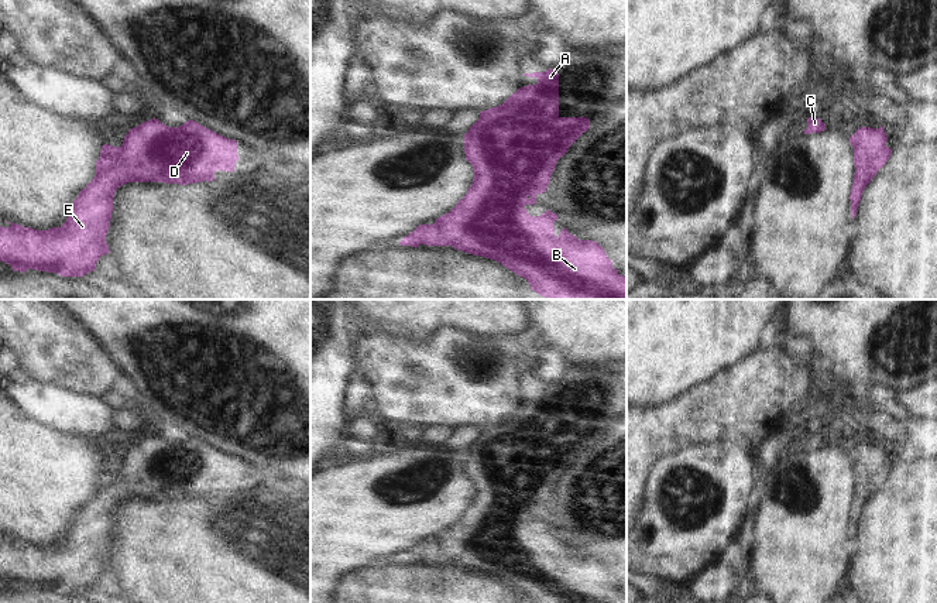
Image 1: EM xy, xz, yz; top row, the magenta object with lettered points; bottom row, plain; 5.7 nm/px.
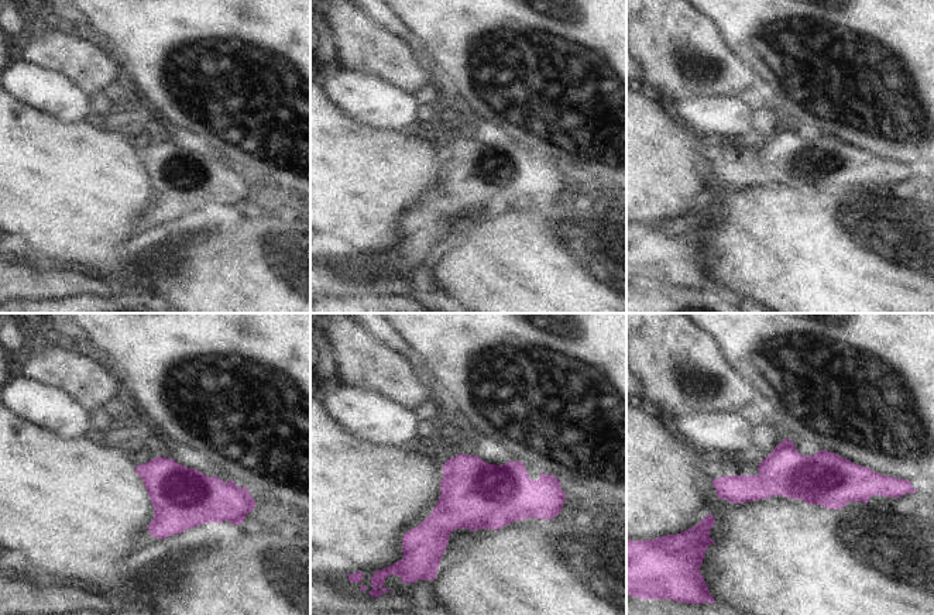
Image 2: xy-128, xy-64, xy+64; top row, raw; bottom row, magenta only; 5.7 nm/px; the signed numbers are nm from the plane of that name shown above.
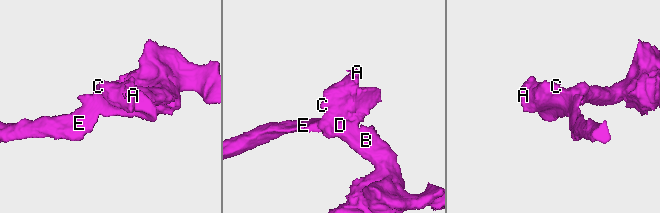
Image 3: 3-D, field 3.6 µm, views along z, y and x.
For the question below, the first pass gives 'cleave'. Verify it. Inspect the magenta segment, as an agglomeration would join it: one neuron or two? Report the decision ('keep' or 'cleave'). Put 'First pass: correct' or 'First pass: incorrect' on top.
First pass: incorrect
keep

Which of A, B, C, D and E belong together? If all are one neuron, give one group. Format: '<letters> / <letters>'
A B C D E

